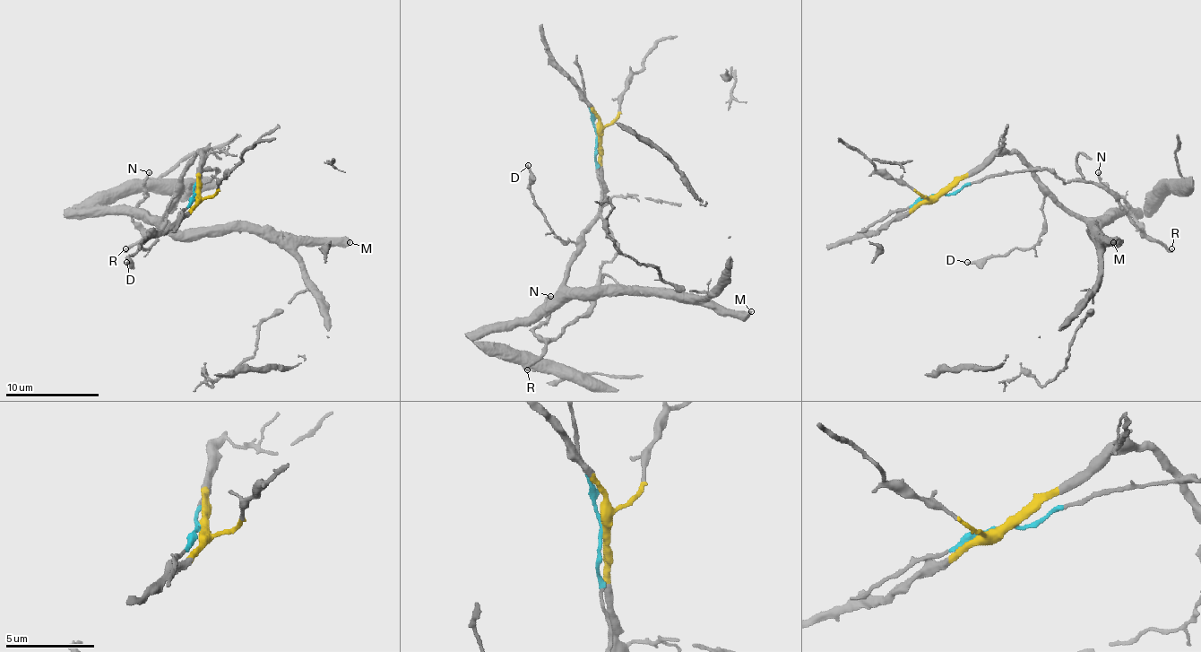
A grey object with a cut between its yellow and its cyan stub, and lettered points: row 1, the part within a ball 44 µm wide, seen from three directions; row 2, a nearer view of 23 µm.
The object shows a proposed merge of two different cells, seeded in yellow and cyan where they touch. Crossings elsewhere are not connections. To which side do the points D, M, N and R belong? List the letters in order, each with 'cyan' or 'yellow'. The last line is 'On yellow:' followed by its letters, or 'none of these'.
D: yellow
M: yellow
N: cyan
R: cyan
On yellow: D, M

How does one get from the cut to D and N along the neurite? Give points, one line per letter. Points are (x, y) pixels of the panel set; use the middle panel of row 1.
D: (598, 136), (602, 211), (576, 241), (565, 241), (553, 232), (530, 190), (527, 164)
N: (598, 136), (600, 218), (616, 247), (602, 265), (592, 305), (544, 340), (534, 331), (548, 314), (550, 295)

